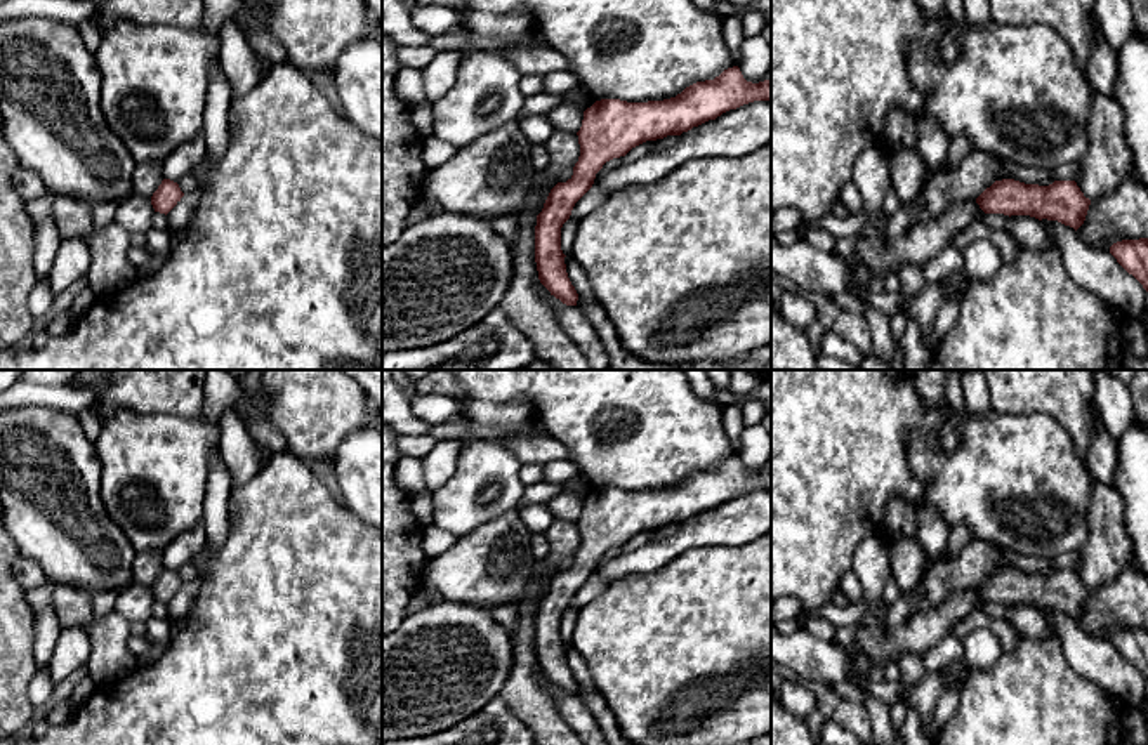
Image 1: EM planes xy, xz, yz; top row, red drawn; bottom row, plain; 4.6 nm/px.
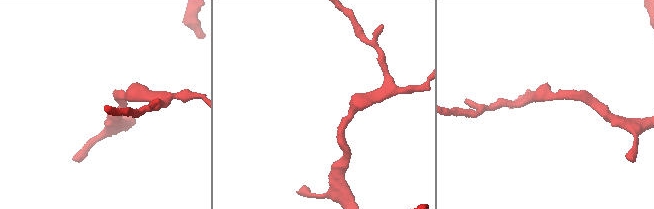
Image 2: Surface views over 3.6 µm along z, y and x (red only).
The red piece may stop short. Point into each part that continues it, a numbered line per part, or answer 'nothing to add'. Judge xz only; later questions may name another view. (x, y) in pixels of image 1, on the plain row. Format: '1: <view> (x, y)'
nothing to add

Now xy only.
nothing to add

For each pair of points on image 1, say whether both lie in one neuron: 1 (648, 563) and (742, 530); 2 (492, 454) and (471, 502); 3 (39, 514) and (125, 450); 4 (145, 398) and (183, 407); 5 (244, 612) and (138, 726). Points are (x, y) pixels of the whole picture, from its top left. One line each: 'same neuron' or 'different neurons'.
1: same neuron
2: same neuron
3: different neurons
4: same neuron
5: same neuron

